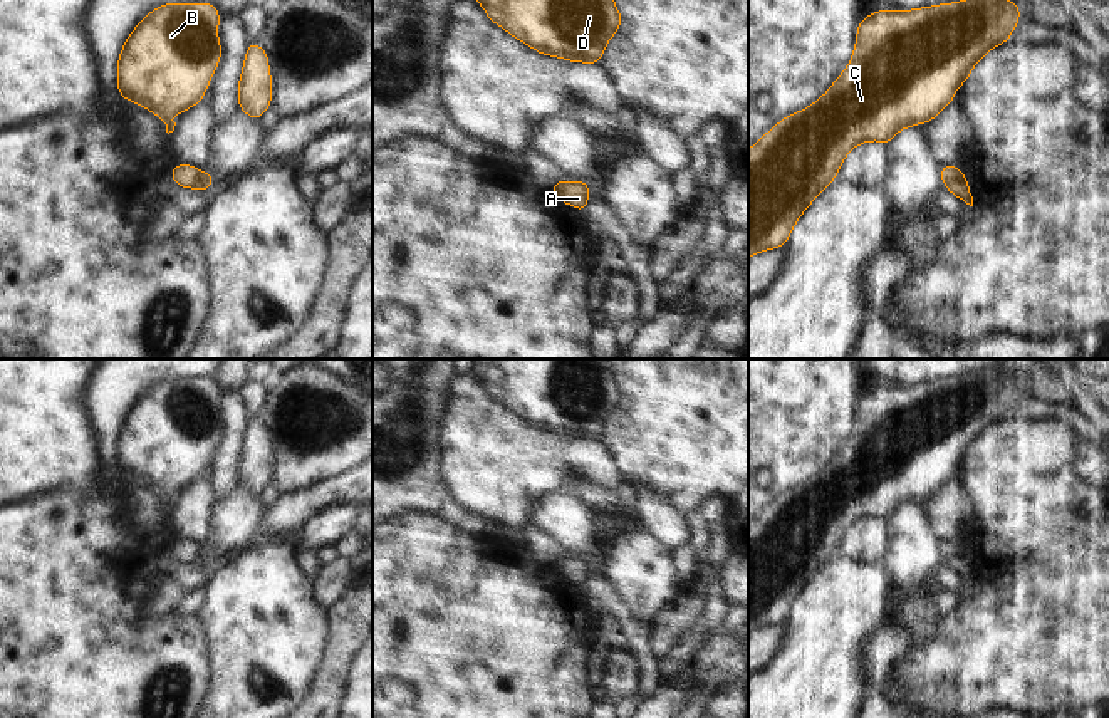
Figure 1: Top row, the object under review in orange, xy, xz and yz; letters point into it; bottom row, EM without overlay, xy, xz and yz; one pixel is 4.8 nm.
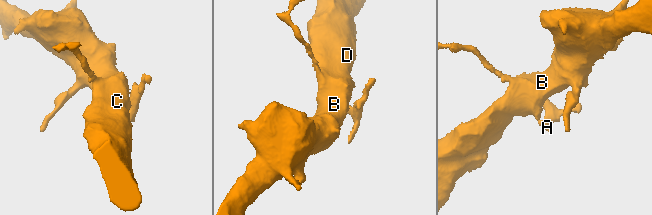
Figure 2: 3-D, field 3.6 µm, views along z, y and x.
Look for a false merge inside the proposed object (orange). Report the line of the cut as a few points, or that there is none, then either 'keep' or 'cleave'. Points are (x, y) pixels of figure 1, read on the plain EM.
cut yz (962, 552), (945, 562); cleave

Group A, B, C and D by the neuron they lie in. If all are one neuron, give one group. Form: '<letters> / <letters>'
A / B C D

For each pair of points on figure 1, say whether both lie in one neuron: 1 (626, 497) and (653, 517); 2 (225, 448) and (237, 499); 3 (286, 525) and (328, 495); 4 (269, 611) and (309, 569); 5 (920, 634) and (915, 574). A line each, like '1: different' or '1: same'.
1: different
2: different
3: same
4: different
5: different

